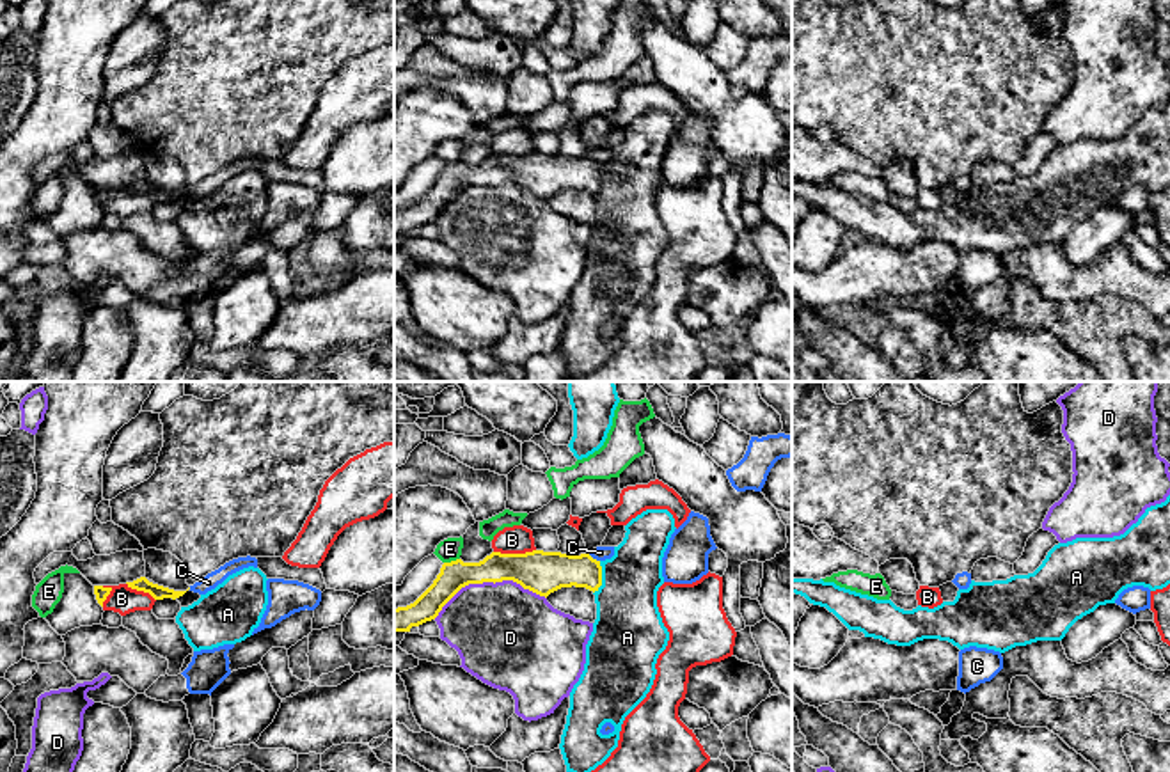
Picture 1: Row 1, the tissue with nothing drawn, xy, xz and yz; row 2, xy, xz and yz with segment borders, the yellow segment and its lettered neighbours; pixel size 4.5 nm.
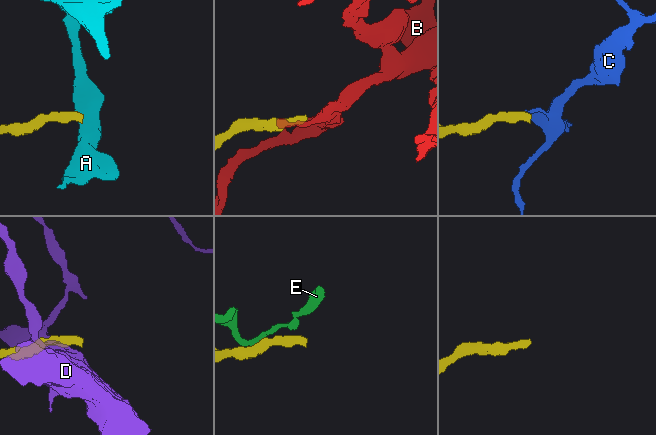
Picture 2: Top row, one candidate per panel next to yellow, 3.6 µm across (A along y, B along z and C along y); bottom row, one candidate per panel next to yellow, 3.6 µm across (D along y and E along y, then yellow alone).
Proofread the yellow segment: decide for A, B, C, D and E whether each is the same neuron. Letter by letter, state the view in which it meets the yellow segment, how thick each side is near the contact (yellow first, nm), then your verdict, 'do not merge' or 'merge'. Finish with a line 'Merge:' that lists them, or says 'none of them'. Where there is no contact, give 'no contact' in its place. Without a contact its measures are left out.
A: contact in xz; calibres 190 and 300 nm; do not merge
B: contact in xz; calibres 190 and 130 nm; do not merge
C: contact in xz; calibres 190 and 60 nm; do not merge
D: contact in xz; calibres 190 and 440 nm; do not merge
E: contact in xz; calibres 130 and 100 nm; do not merge
Merge: none of them

